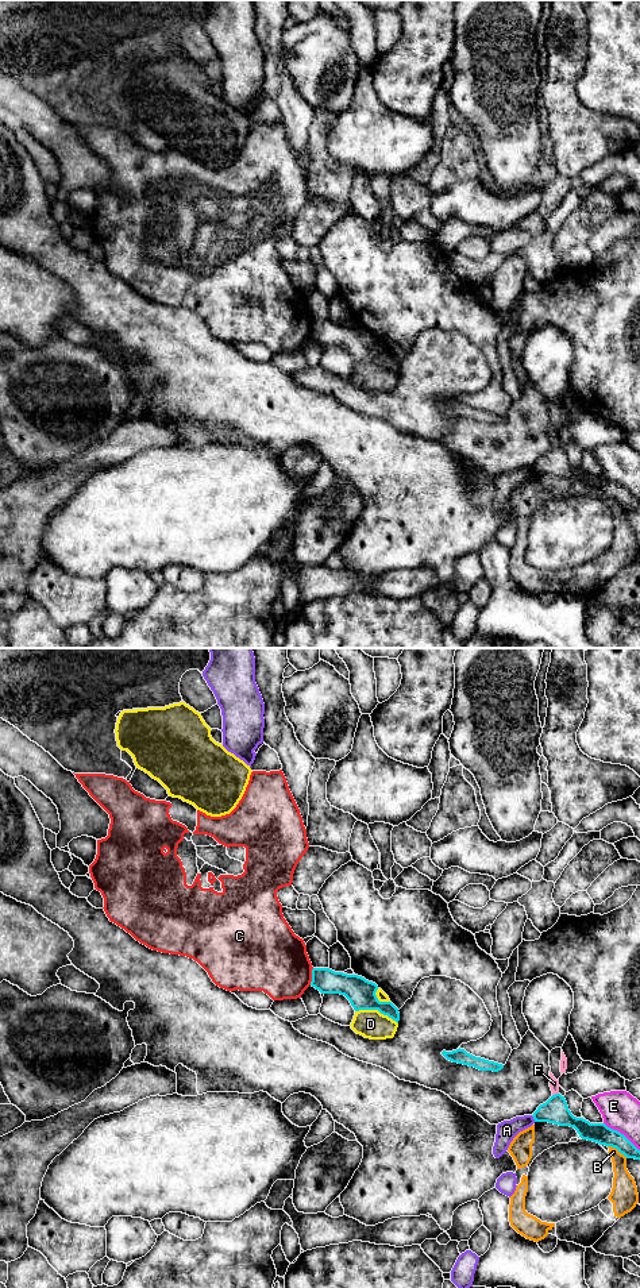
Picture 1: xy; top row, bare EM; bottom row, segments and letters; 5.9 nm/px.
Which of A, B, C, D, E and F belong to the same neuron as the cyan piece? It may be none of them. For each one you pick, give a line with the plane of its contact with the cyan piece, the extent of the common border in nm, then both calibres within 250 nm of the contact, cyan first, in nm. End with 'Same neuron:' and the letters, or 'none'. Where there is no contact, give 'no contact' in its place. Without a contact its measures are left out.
Same neuron: none

